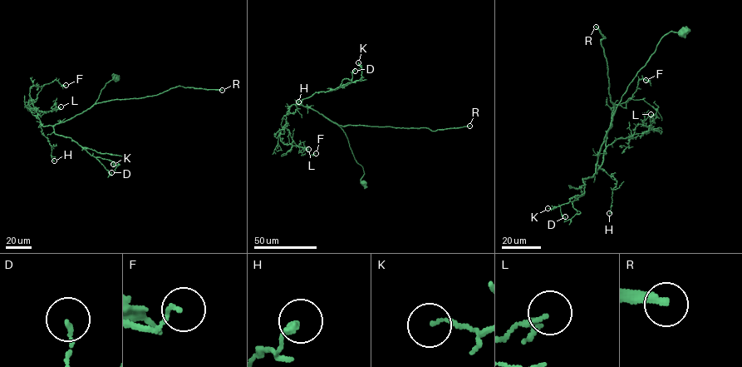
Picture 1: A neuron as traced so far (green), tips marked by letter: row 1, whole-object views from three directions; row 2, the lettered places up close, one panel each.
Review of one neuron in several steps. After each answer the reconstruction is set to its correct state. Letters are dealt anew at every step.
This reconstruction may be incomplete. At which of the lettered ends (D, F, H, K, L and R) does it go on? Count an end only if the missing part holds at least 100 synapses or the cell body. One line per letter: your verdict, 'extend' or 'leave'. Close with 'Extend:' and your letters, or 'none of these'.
D: leave
F: leave
H: leave
K: leave
L: leave
R: extend
Extend: R

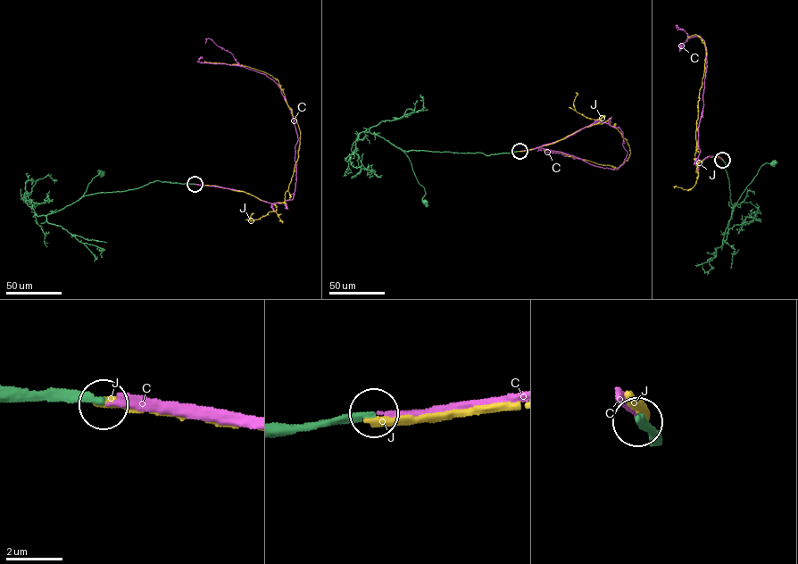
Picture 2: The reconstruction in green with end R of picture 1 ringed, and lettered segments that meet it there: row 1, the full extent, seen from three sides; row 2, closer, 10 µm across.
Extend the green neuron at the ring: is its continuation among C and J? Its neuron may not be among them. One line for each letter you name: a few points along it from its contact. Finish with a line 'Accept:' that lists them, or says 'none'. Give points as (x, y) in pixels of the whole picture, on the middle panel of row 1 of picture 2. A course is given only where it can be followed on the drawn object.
C: it runs (520, 151), (551, 144), (602, 122), (620, 128), (627, 153), (623, 164), (613, 170), (546, 152)
Accept: C

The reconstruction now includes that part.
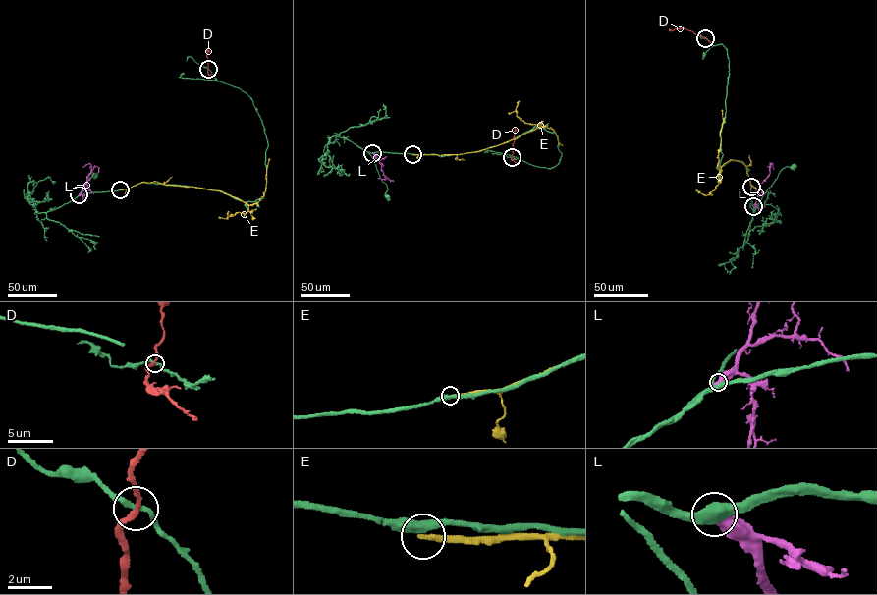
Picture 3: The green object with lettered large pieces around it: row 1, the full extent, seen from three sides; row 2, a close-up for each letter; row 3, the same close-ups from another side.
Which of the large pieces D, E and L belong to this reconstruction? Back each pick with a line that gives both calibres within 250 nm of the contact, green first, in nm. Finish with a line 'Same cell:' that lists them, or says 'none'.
Same cell: none

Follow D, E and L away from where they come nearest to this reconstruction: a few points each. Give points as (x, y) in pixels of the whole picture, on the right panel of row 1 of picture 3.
D: (705, 38), (685, 28), (670, 30)
E: (751, 187), (746, 167), (742, 162), (731, 159), (720, 168), (718, 165), (722, 110)
L: (753, 206), (760, 185), (770, 173), (772, 163), (773, 169)

